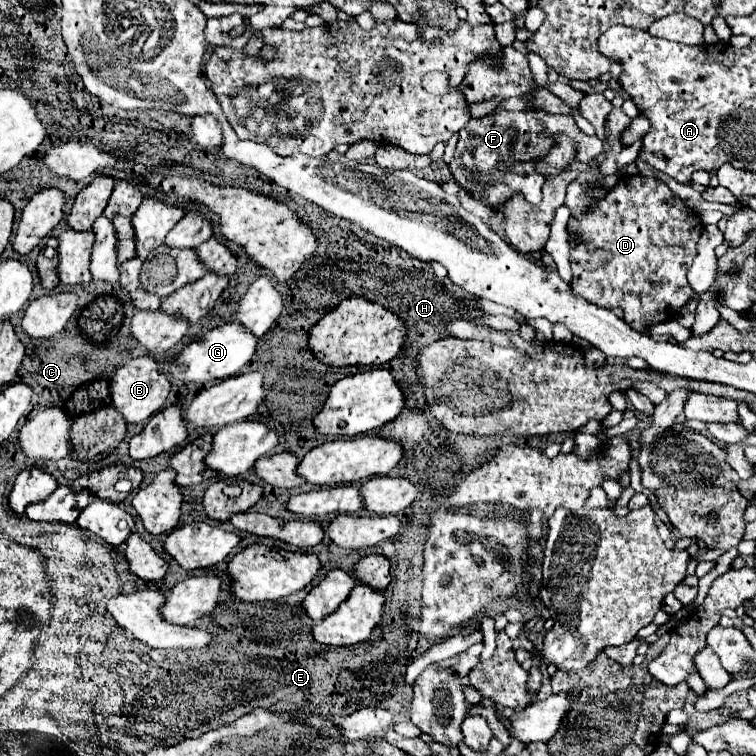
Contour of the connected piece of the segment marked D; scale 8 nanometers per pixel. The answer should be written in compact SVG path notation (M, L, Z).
M625 175L617 181L617 185L607 193L607 199L589 211L585 217L571 219L569 227L575 227L579 235L583 235L583 243L571 249L571 271L573 283L571 289L575 295L583 295L587 301L599 307L621 307L623 319L629 327L643 331L643 327L665 321L689 301L695 299L693 289L687 283L687 271L691 261L695 259L697 239L701 235L703 225L695 215L663 181L643 175Z

